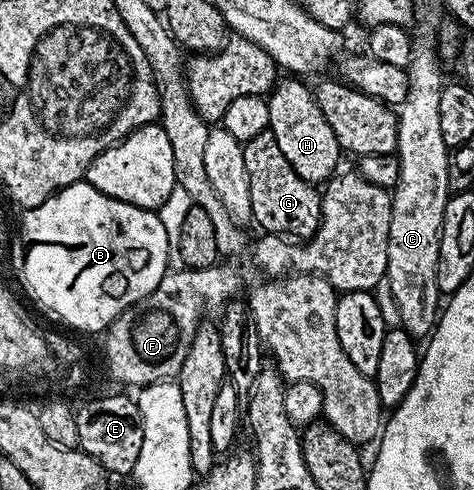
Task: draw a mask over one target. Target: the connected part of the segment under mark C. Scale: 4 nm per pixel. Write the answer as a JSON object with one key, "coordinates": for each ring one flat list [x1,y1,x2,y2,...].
{"coordinates":[[433,21,420,23,417,24,418,35,416,31,412,39,414,48,410,63,405,67,410,75,408,97,397,112,399,179,392,188,388,263,384,276,399,311,399,324,415,341,433,335,438,325,440,304,444,299,443,292,438,290,440,233,444,209,452,194,448,173,450,151,444,133,440,133,440,93,444,86,442,71,438,68,440,55,435,48,435,52,430,48,434,43]]}

